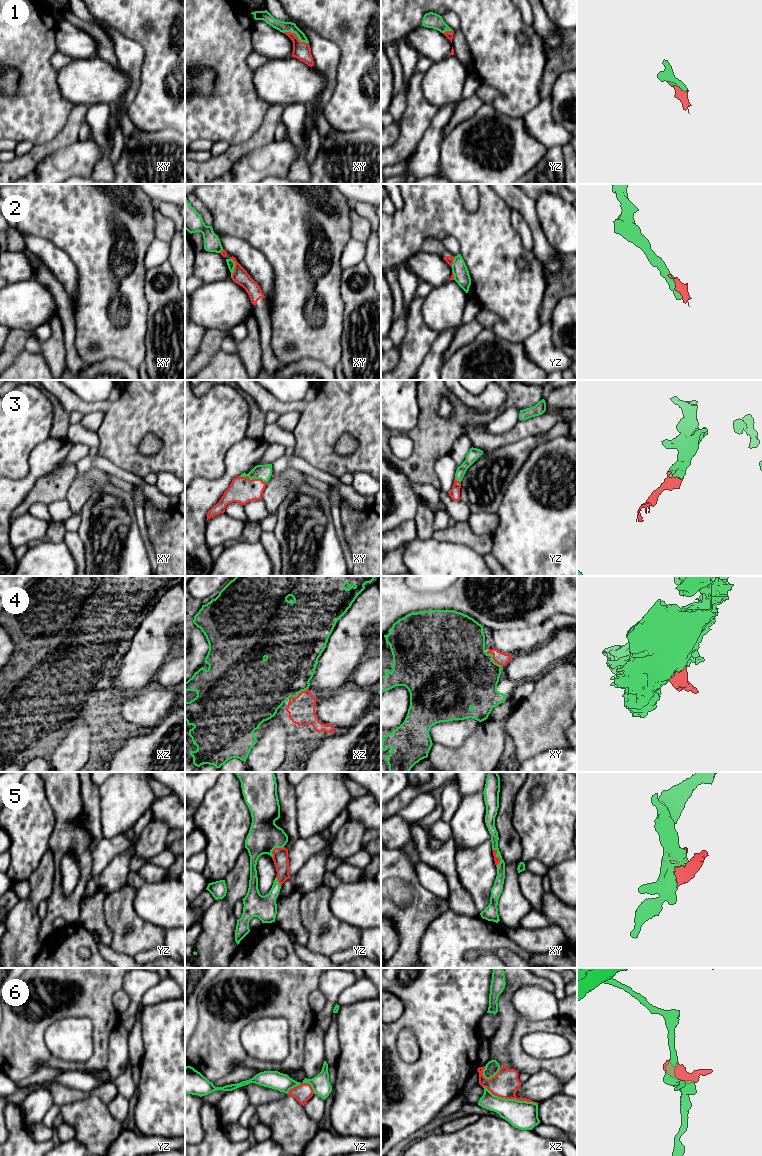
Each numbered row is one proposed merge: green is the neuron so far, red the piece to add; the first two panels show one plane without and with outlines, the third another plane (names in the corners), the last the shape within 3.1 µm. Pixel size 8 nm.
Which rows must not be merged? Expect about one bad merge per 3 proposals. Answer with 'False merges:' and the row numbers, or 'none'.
False merges: 2, 6

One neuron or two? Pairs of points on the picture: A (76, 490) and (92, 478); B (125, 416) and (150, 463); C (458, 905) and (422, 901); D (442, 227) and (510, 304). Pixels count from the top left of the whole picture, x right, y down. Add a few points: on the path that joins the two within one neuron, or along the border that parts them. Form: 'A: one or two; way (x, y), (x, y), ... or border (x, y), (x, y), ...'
A: one; way (80, 490), (88, 482)
B: one; way (125, 429), (125, 444), (137, 456)
C: two; border (446, 899), (449, 908)
D: one; way (464, 236), (510, 282)

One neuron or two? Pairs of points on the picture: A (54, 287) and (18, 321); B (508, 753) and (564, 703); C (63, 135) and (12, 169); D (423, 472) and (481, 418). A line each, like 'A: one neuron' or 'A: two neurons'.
A: two neurons
B: two neurons
C: one neuron
D: one neuron

